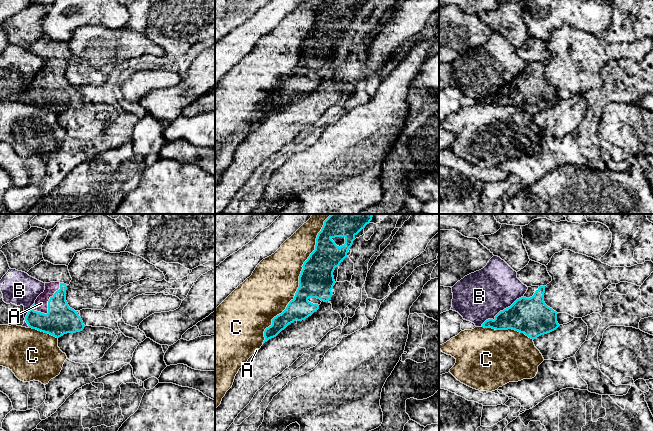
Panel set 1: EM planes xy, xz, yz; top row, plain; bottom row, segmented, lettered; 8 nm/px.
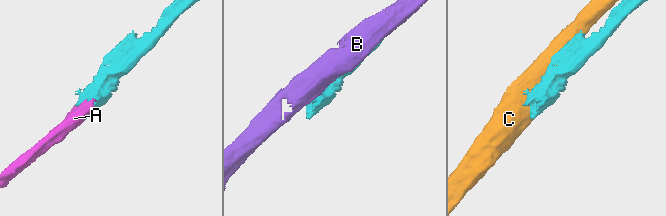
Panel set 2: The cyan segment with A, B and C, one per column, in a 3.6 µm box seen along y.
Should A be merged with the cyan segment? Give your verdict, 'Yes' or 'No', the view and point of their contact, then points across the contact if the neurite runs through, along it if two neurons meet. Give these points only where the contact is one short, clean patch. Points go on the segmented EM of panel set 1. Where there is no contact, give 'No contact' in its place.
Yes. Touches cyan at xy (48, 304)

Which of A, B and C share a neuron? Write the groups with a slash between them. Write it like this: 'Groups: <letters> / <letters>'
Groups: A / B / C

